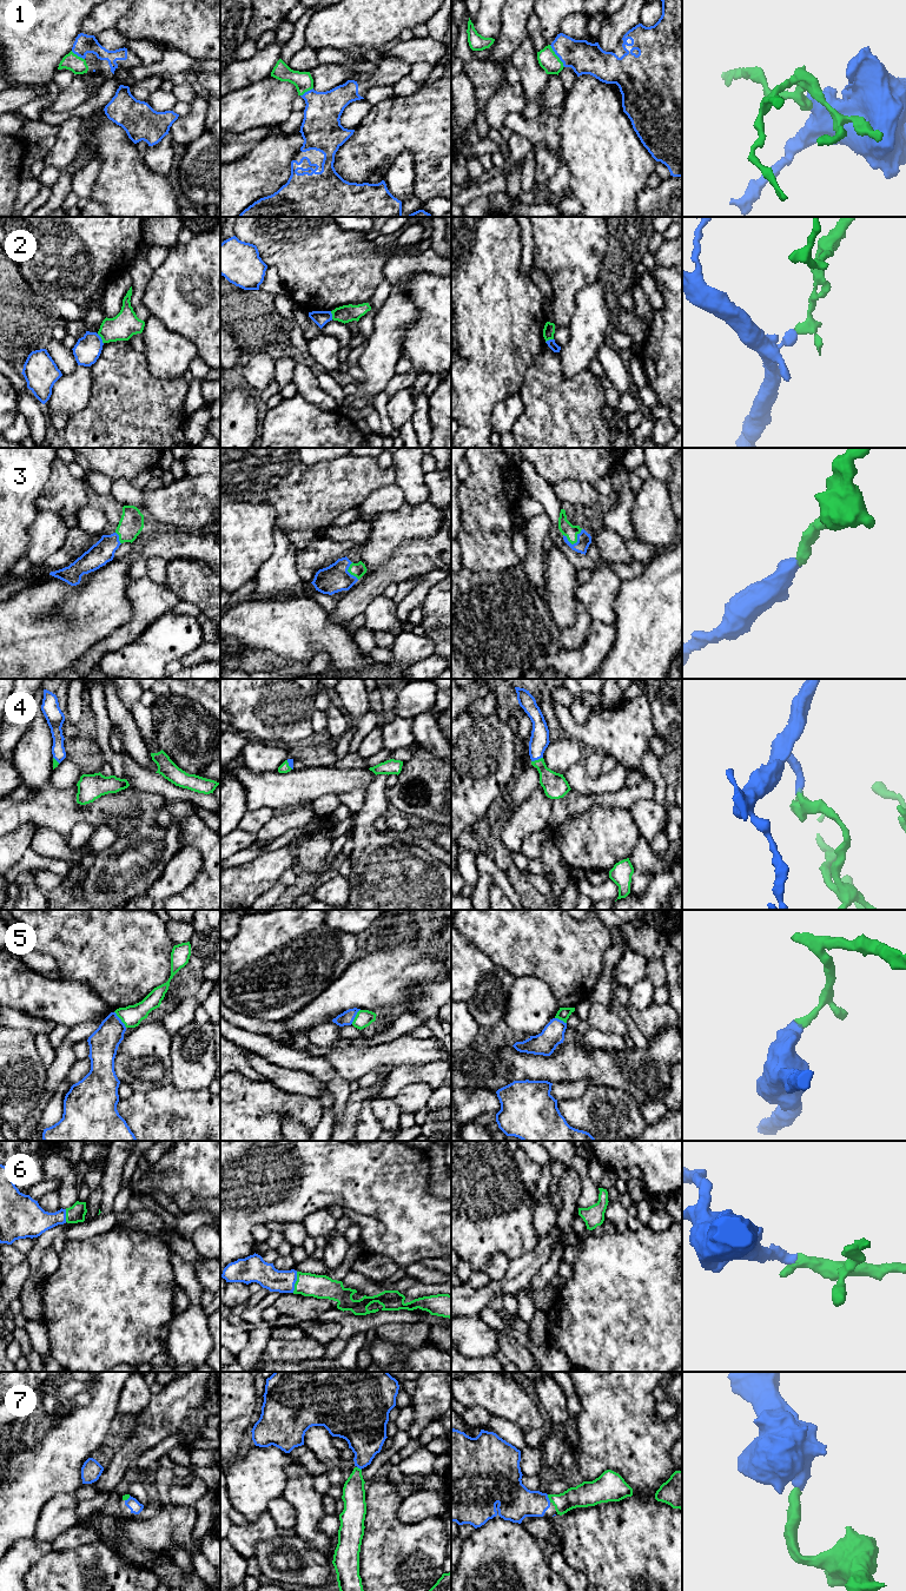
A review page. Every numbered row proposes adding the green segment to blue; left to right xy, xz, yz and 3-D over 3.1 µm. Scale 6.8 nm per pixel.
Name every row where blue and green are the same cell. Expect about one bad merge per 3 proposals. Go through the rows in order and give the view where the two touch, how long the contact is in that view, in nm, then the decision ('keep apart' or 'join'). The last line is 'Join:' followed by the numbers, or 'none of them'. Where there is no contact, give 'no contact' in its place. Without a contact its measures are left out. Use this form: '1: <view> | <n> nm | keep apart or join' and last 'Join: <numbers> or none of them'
1: yz | 190 nm | join
2: xy | 80 nm | keep apart
3: yz | 140 nm | join
4: yz | 90 nm | join
5: xy | 140 nm | keep apart
6: xz | 150 nm | join
7: yz | 60 nm | join
Join: 1, 3, 4, 6, 7

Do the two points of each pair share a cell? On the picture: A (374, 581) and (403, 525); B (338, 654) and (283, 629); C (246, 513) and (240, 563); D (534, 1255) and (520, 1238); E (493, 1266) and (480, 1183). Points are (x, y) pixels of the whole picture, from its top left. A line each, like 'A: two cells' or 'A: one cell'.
A: two cells
B: one cell
C: one cell
D: two cells
E: two cells

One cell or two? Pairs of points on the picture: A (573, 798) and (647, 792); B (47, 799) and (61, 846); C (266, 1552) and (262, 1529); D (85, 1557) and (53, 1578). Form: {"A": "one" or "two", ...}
{"A": "one", "B": "two", "C": "two", "D": "one"}

